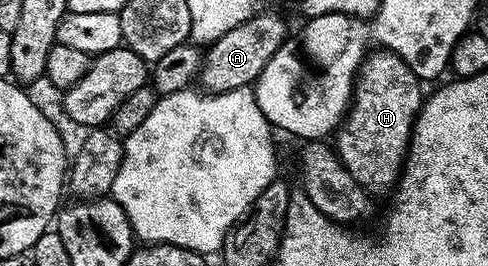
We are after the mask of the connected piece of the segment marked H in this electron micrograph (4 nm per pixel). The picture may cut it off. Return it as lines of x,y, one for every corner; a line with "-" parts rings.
387,49
370,52
357,70
357,80
353,82
353,99
349,103
345,120
335,134
335,148
343,167
351,171
351,179
363,186
366,193
388,194
401,178
401,171
405,168
405,154
409,151
409,140
413,134
413,124
417,122
417,112
423,104
421,88
422,82
411,71
411,67
407,67
407,63
399,59
399,55

